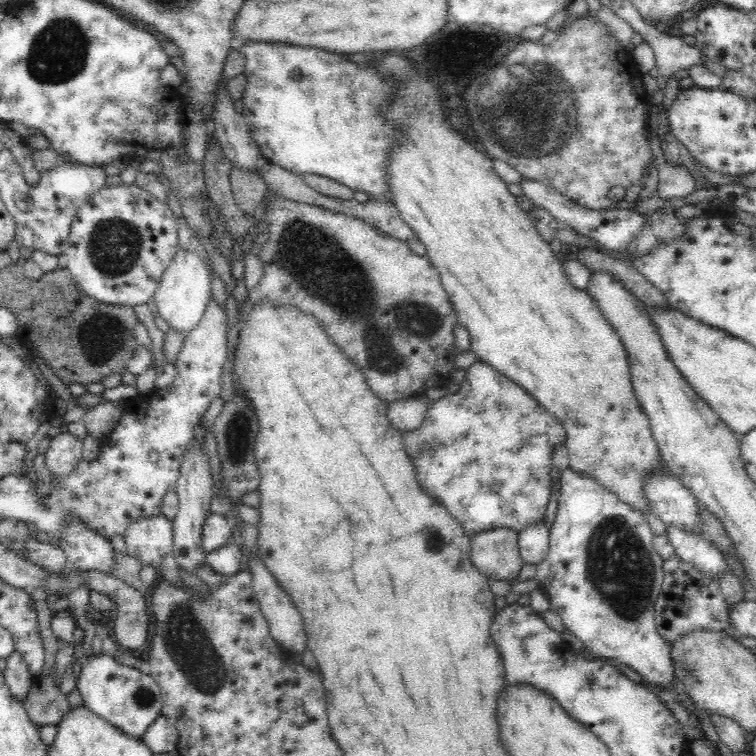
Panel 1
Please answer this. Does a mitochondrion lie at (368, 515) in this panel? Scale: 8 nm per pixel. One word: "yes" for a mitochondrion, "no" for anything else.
no

